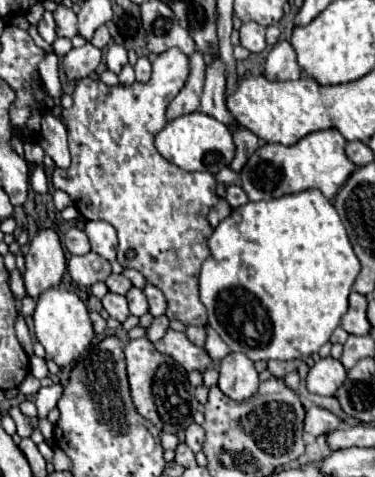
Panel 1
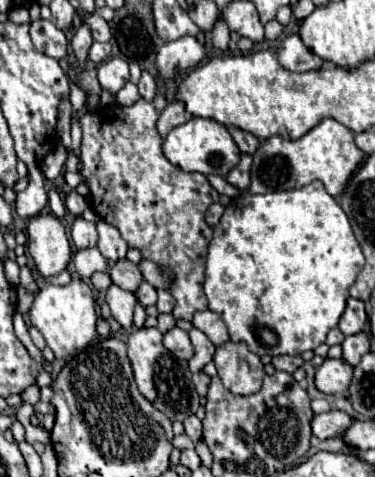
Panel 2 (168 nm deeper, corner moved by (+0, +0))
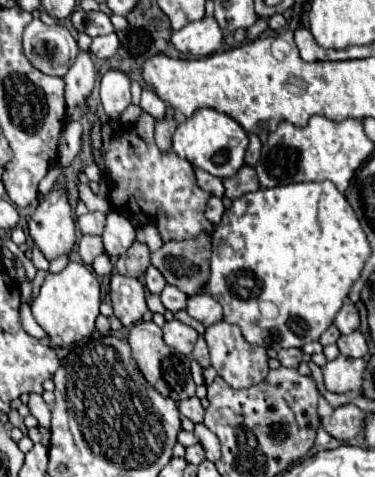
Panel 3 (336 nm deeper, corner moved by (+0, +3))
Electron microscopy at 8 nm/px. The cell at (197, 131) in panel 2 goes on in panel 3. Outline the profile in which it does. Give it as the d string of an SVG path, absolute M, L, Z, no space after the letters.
M197 109L185 123L177 127L173 135L173 151L181 159L187 159L193 167L205 169L207 173L219 179L229 179L237 175L237 171L245 163L243 157L245 157L247 145L249 145L247 131L235 119L215 109Z

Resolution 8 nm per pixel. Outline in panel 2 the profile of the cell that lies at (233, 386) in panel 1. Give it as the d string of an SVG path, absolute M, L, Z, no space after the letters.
M221 344L213 356L213 362L223 386L229 392L237 396L249 396L261 388L265 376L263 364L257 354L249 352L247 344Z

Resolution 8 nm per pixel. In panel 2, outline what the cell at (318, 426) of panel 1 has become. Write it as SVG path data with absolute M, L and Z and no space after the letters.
M329 410L323 414L315 414L311 420L311 428L313 434L321 440L333 438L333 436L341 436L345 432L345 428L349 428L349 424L353 422L353 418L341 410Z

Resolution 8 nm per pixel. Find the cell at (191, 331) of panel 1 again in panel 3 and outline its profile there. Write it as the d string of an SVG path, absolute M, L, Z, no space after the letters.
M199 337L197 339L197 343L195 343L195 349L193 349L193 359L197 359L197 363L205 369L205 367L209 367L211 365L211 361L209 361L209 349L207 349L207 345L205 345L205 339L203 337Z

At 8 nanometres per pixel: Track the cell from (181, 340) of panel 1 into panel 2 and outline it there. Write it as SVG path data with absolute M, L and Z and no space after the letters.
M177 326L163 336L163 346L181 360L191 360L193 358L193 346L189 342L189 334L185 330L177 328Z

